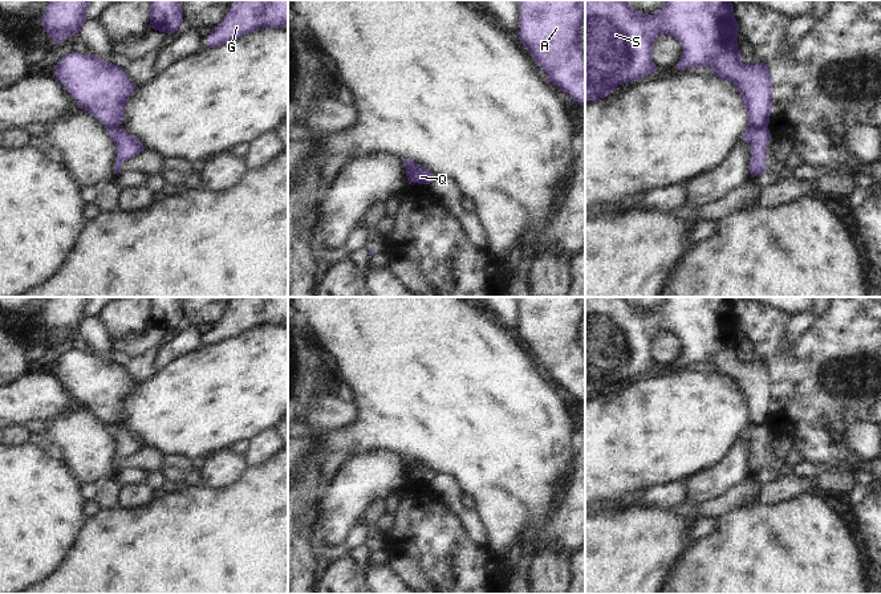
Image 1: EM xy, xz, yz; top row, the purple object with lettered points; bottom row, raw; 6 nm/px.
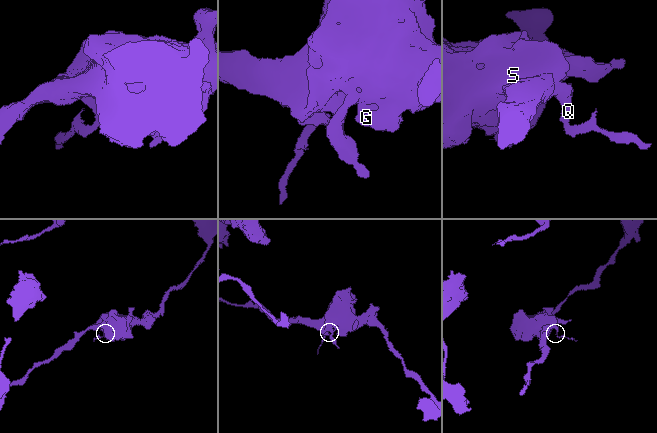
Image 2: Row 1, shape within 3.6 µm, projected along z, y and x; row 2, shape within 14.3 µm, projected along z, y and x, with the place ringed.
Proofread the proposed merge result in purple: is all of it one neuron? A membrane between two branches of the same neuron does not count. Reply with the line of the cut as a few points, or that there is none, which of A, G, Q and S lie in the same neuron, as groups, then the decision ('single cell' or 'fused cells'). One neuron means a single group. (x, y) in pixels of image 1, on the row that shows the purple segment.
cut in yz along (750, 126), (766, 127); A G S / Q; fused cells

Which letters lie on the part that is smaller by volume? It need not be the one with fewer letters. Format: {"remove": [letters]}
{"remove": ["Q"]}

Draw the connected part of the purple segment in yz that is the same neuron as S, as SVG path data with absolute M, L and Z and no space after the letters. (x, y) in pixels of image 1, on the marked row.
M585 0L585 102L605 98L621 85L651 74L657 70L653 61L653 45L659 34L673 36L682 46L682 58L677 64L682 72L690 68L709 66L714 76L731 82L743 99L750 127L767 127L772 111L772 85L770 69L763 62L746 65L738 45L739 24L731 0L665 0L654 13L634 9L626 0Z

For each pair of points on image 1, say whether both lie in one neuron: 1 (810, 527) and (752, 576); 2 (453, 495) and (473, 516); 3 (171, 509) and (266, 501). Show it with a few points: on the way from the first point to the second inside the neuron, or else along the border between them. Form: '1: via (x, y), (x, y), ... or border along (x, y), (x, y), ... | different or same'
1: via (795, 541), (767, 569) | same
2: via (454, 501), (466, 515) | same
3: via (195, 509), (242, 509) | same

